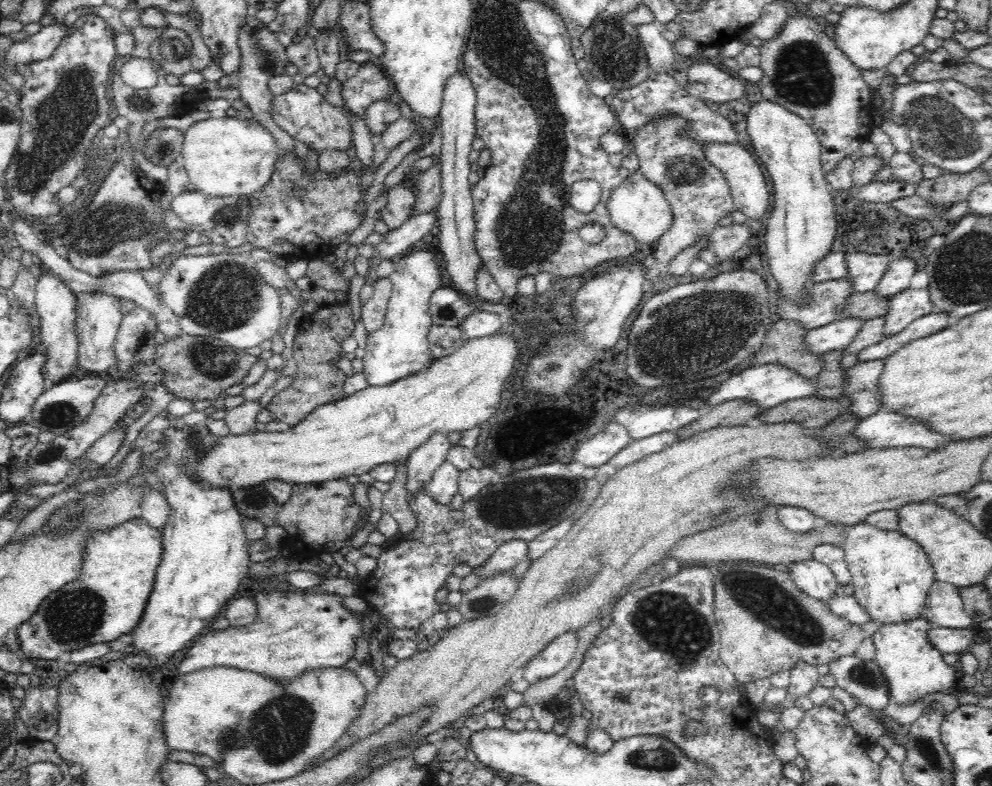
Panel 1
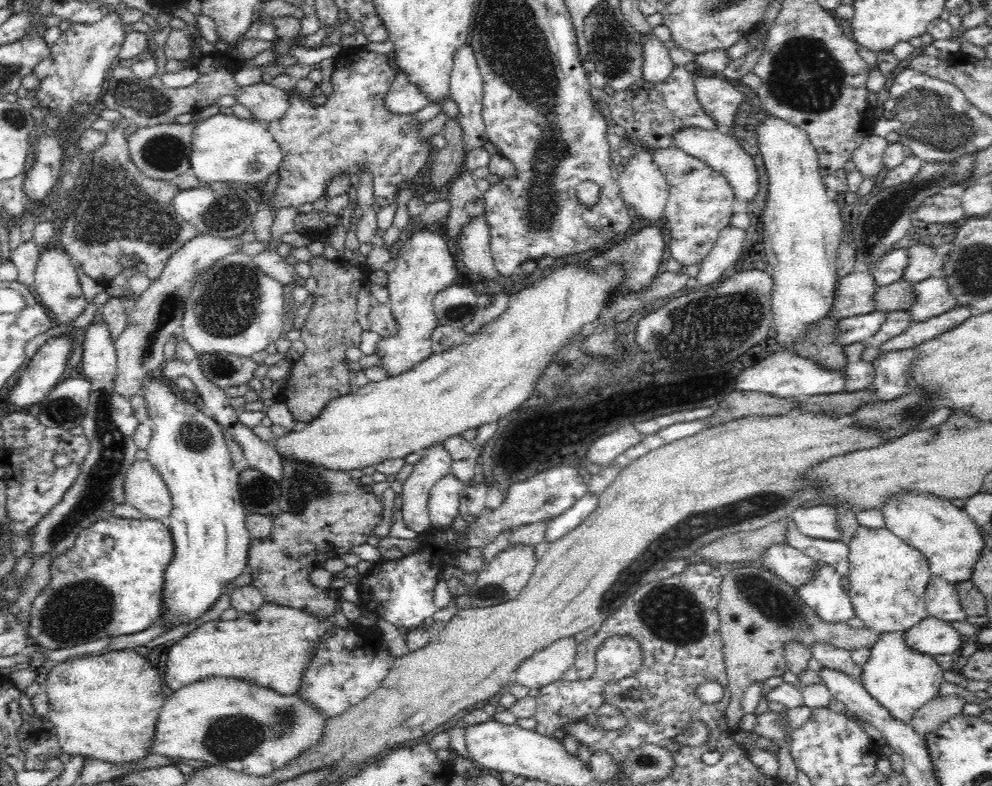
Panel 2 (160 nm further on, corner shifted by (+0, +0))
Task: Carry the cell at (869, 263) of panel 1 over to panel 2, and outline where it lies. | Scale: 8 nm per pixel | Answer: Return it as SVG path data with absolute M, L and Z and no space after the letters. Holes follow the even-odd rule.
M894 248L880 261L868 267L868 272L876 279L876 285L888 286L892 282L900 280L908 267L909 250L906 248Z

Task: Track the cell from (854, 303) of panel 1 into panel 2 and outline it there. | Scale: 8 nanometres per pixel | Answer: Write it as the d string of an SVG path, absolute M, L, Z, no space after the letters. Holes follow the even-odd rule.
M900 279L879 288L875 297L875 312L908 311L916 302L914 283Z

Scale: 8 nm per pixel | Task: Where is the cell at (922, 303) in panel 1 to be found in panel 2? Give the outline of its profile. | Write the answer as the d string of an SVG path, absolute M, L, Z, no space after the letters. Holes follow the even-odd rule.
M929 277L914 283L917 302L908 310L912 323L940 316L943 312L957 308L956 296L952 295L946 278Z

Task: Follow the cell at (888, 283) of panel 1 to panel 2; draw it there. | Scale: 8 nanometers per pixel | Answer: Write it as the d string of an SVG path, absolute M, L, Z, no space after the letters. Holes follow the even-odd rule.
M918 244L908 248L908 267L900 279L910 283L918 283L935 276L945 266L947 254L937 254L937 249L926 244Z

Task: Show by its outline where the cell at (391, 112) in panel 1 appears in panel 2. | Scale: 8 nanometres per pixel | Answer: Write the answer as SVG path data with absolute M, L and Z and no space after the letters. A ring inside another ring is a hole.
M398 71L384 98L386 109L396 114L412 114L422 110L428 104L430 104L428 95L420 91L420 87L408 79L406 72Z

